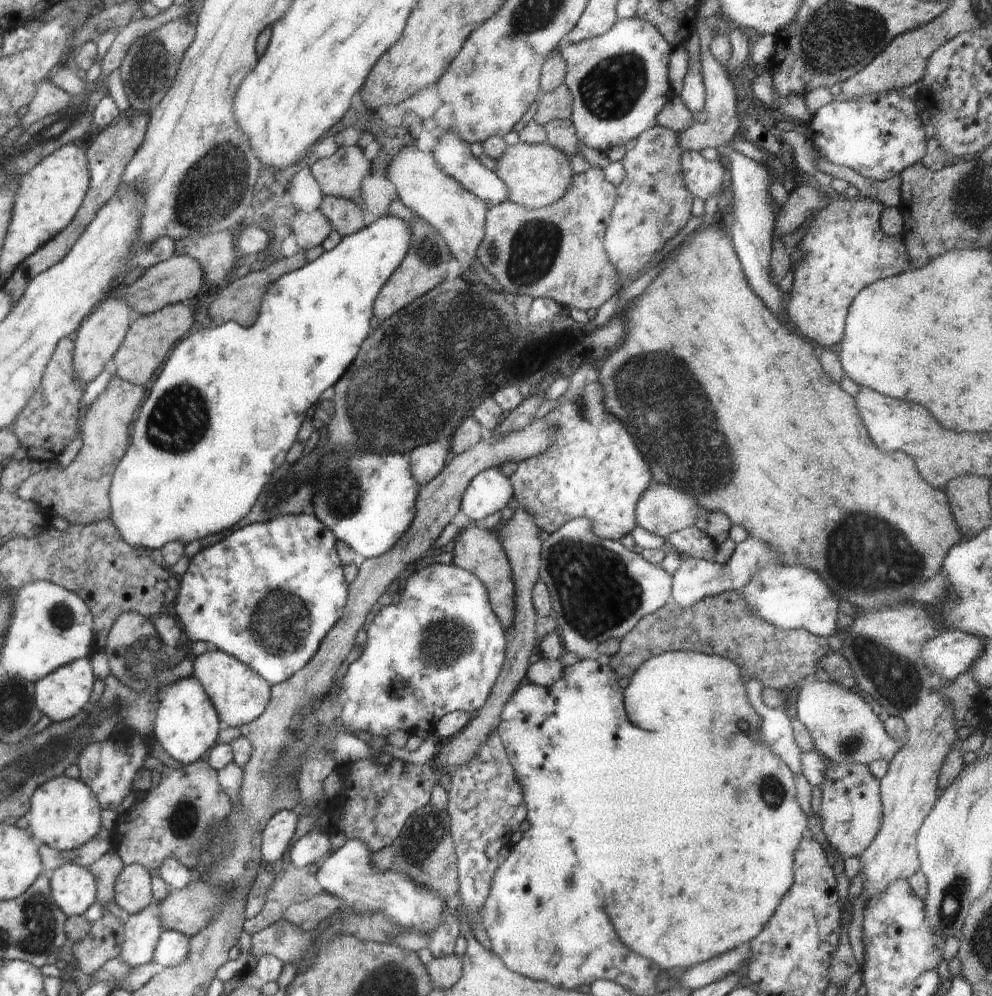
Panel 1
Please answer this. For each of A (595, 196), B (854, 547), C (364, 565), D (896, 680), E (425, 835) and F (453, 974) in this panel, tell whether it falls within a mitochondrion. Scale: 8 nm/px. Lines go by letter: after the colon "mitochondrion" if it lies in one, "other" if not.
A: other
B: mitochondrion
C: other
D: mitochondrion
E: mitochondrion
F: other

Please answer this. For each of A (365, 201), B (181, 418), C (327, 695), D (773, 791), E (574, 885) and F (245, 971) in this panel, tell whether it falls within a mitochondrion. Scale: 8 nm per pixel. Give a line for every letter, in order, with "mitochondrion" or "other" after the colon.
A: other
B: mitochondrion
C: other
D: mitochondrion
E: mitochondrion
F: other

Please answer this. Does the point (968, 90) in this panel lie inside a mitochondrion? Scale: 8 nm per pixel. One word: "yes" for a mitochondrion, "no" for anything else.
no

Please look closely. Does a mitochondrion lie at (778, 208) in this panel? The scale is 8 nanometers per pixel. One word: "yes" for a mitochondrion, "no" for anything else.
no

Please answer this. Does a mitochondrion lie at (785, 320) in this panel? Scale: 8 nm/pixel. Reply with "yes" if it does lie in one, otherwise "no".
no

